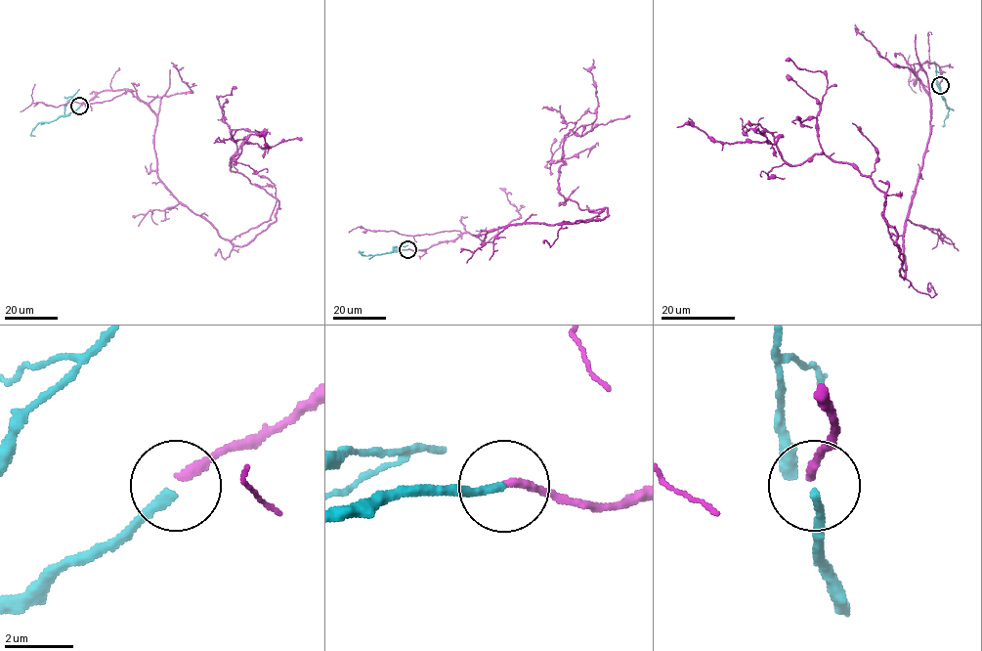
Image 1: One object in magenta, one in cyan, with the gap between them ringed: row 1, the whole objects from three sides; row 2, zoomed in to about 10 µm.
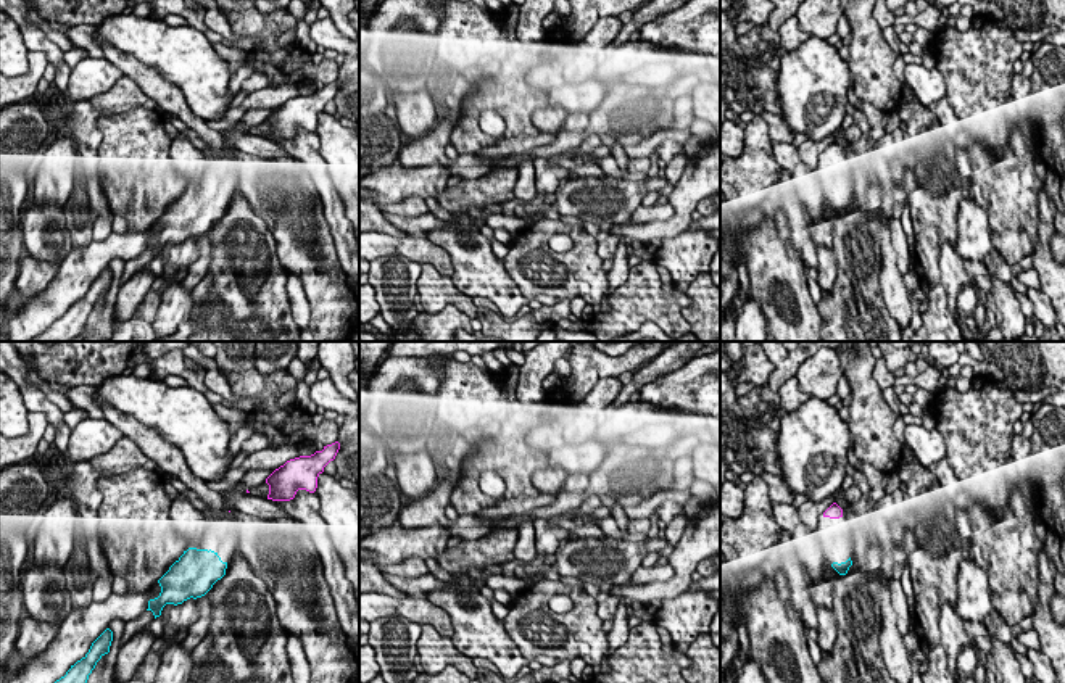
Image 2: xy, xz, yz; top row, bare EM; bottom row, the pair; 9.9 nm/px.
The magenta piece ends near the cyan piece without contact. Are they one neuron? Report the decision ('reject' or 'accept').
accept

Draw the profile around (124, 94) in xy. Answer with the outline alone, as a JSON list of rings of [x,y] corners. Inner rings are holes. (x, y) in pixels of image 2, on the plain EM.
[[[129,76],[118,79],[105,93],[92,97],[90,103],[102,118],[124,113],[132,108],[156,110],[158,105]]]

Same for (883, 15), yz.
[[[886,0],[875,2],[873,16],[881,29],[893,26],[896,18],[896,14],[886,6]]]

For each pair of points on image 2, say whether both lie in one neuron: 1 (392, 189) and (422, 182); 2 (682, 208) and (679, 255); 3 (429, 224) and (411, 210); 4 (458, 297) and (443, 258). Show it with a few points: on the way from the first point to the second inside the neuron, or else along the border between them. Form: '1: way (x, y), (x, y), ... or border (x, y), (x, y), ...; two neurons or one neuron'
1: way (400, 182), (414, 182); one neuron
2: border (687, 227), (672, 237); two neurons
3: border (427, 211), (418, 216), (384, 215); two neurons
4: border (422, 263), (430, 263), (450, 277); two neurons

